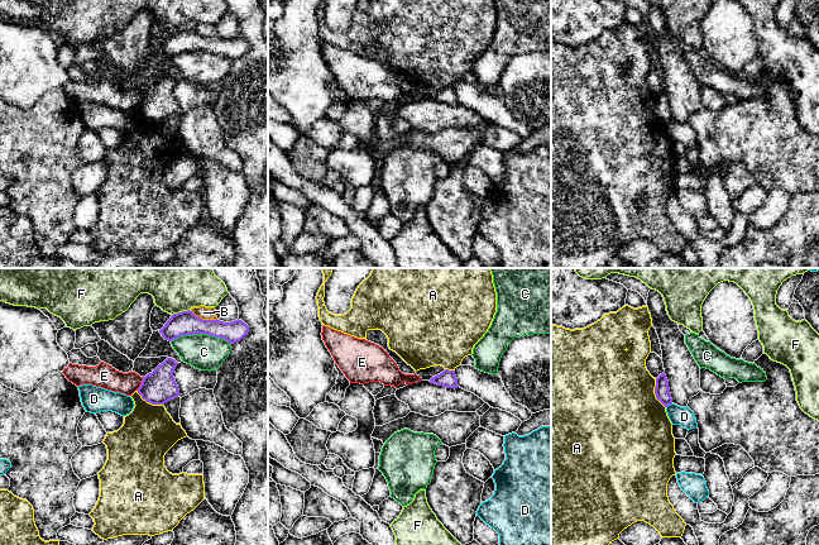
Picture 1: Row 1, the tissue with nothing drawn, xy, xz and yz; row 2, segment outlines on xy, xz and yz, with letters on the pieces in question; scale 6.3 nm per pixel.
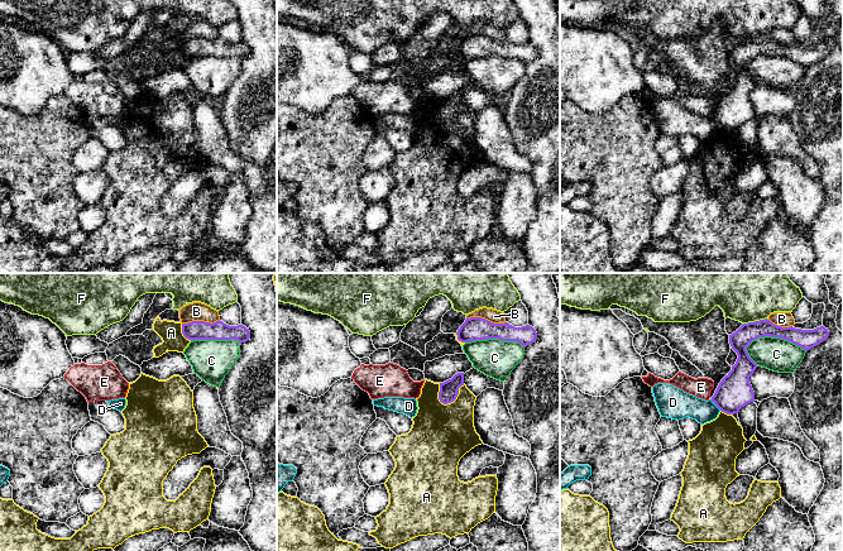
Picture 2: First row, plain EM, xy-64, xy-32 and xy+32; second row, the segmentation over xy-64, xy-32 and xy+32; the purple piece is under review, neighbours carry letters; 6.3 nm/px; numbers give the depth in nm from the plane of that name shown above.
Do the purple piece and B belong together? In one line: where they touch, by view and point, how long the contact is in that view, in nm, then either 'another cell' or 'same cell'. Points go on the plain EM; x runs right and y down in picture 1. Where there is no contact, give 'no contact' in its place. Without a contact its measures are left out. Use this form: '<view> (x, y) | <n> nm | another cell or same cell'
xy (201, 36) | 190 nm | another cell

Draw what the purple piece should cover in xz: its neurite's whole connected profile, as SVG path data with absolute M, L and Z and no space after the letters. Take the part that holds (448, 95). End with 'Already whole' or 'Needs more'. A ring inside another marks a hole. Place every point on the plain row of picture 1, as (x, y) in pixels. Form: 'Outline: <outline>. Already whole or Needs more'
Outline: M445 86L442 90L432 94L430 96L431 100L437 102L444 102L446 105L458 105L458 95L455 92L455 87Z. Already whole

